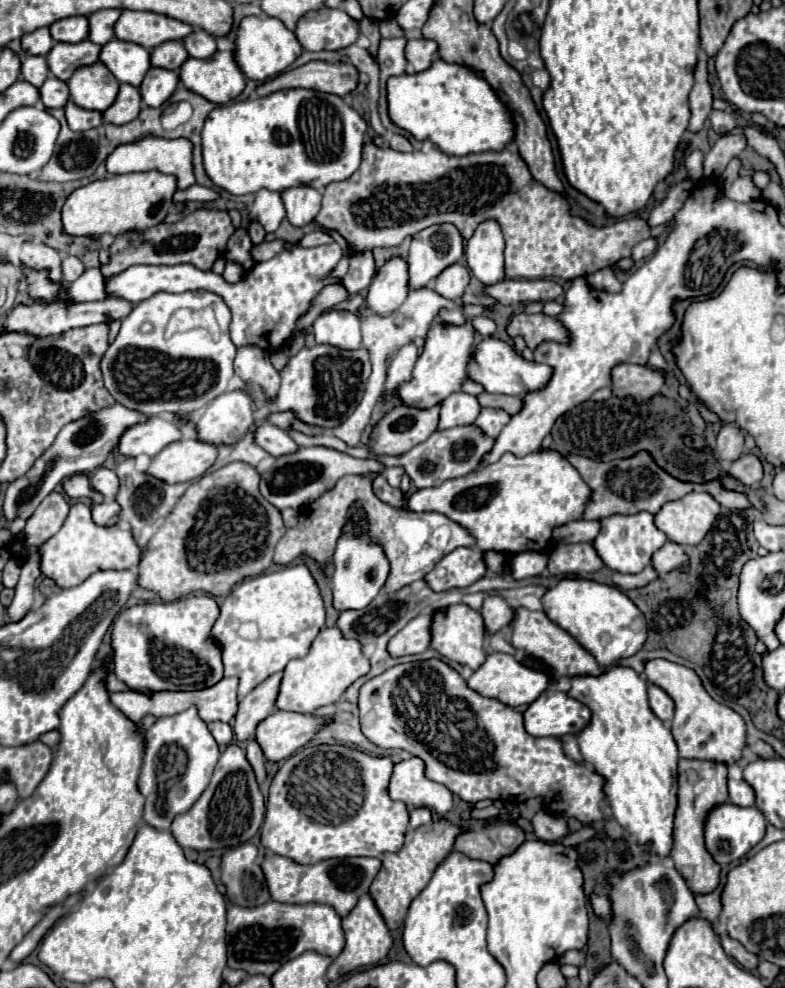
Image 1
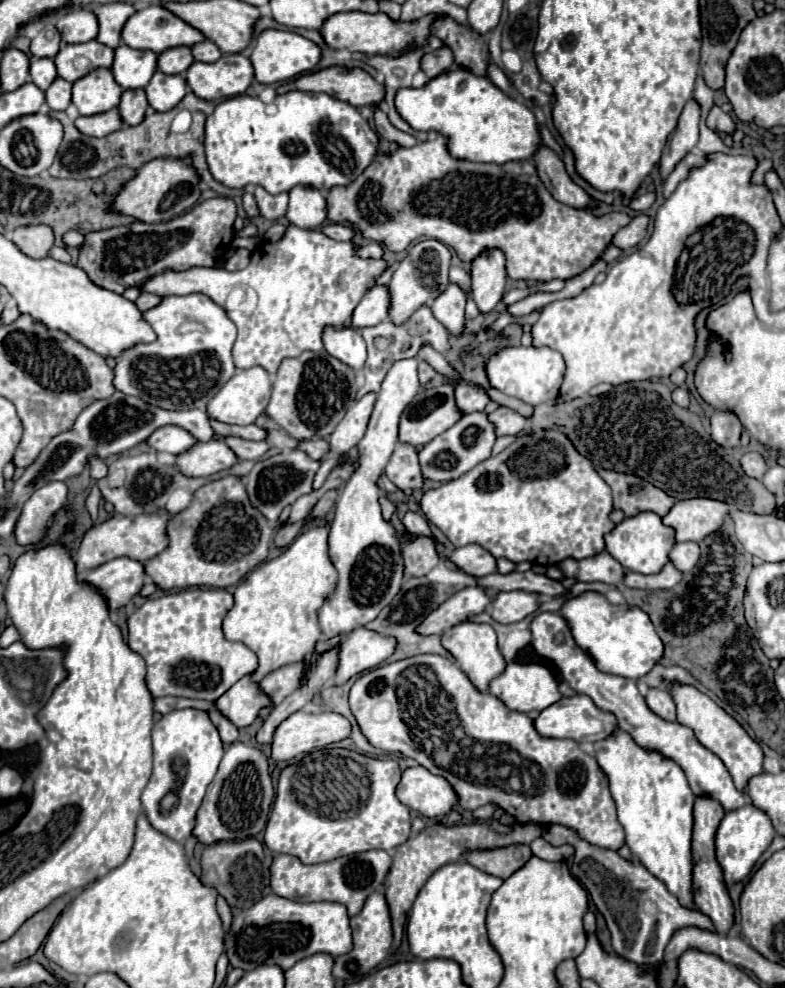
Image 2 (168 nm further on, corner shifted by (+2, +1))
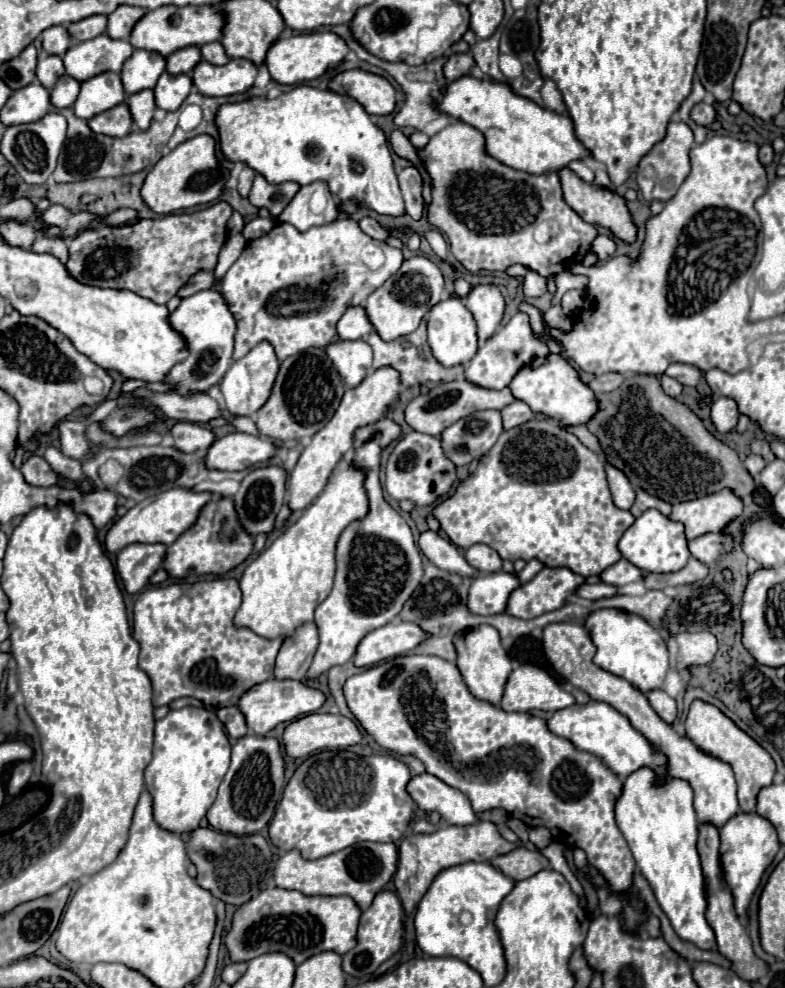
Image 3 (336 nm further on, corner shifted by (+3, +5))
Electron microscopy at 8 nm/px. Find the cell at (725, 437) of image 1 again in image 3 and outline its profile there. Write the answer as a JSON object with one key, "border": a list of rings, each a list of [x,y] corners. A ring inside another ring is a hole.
{"border":[[[718,398],[718,400],[714,400],[710,418],[712,418],[712,424],[716,426],[716,430],[720,434],[732,432],[736,428],[736,422],[738,422],[736,402],[732,398]]]}

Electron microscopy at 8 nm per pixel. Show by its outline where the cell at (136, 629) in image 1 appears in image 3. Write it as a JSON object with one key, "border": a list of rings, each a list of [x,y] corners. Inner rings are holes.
{"border":[[[234,578],[154,586],[138,596],[134,604],[134,638],[142,648],[138,666],[152,680],[154,706],[164,706],[182,696],[192,696],[212,706],[234,706],[254,684],[272,678],[274,658],[282,646],[282,638],[266,640],[248,628],[236,628],[232,618],[240,608],[240,600],[242,594]]]}

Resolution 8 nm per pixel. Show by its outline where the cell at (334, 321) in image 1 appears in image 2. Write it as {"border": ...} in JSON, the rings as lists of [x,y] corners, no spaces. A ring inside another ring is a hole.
{"border":[[[327,328],[323,344],[331,356],[339,358],[343,364],[353,368],[355,372],[361,370],[365,360],[367,360],[365,340],[363,340],[359,330],[343,328],[341,332],[329,332],[329,328]]]}

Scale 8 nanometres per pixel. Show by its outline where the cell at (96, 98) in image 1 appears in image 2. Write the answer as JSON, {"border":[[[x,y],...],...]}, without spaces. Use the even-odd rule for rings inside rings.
{"border":[[[97,68],[73,84],[73,104],[81,116],[93,116],[115,108],[123,88],[107,68]]]}

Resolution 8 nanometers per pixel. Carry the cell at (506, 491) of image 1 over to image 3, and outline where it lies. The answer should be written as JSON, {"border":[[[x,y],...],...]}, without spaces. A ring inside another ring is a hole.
{"border":[[[530,420],[502,432],[492,450],[480,458],[474,474],[462,480],[450,496],[436,502],[432,514],[450,542],[464,550],[474,544],[488,544],[504,560],[522,558],[528,562],[536,558],[544,566],[564,566],[582,576],[598,576],[622,558],[616,544],[634,522],[630,512],[614,506],[600,456],[550,420]]]}

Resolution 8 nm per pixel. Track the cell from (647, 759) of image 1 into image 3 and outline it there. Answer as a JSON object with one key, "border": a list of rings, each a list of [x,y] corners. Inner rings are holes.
{"border":[[[638,768],[626,776],[622,784],[624,792],[620,794],[620,800],[616,800],[616,822],[628,840],[636,866],[650,882],[656,900],[670,918],[676,934],[700,948],[712,948],[716,940],[704,916],[704,876],[696,852],[698,818],[692,806],[690,784],[680,778],[660,778],[652,768]]]}

